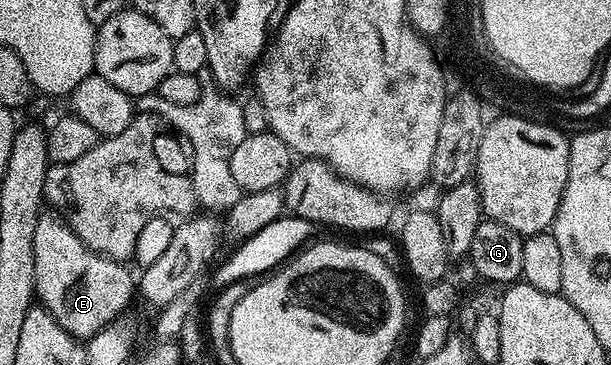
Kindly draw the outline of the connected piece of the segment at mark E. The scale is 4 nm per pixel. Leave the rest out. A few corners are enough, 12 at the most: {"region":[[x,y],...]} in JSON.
{"region":[[62,216],[33,234],[35,295],[86,342],[128,311],[137,280]]}

